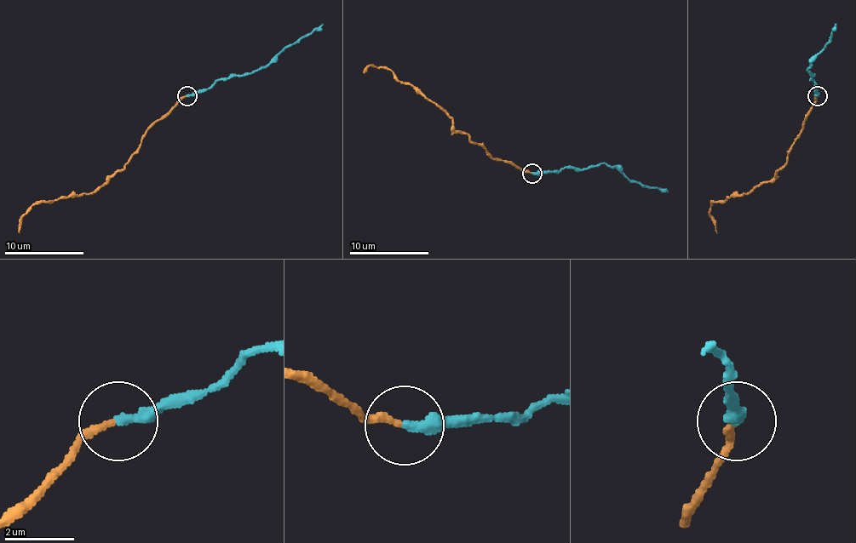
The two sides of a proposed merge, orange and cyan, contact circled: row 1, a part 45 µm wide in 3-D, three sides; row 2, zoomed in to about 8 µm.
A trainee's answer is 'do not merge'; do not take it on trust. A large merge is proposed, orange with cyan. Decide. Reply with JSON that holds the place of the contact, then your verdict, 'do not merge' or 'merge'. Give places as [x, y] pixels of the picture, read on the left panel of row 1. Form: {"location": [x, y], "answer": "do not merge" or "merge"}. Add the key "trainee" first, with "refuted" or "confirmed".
{"trainee": "confirmed", "location": [187, 95], "answer": "do not merge"}

